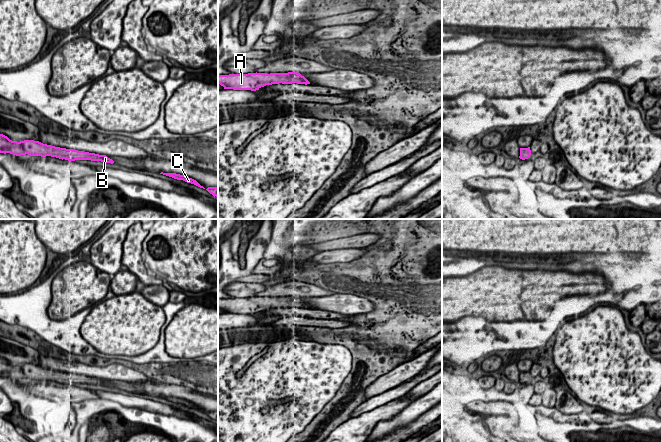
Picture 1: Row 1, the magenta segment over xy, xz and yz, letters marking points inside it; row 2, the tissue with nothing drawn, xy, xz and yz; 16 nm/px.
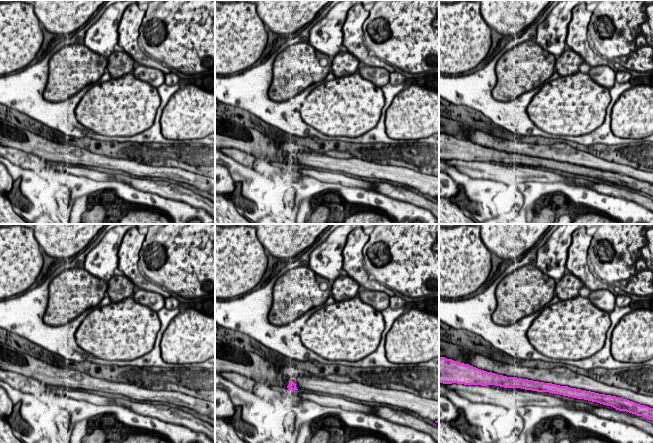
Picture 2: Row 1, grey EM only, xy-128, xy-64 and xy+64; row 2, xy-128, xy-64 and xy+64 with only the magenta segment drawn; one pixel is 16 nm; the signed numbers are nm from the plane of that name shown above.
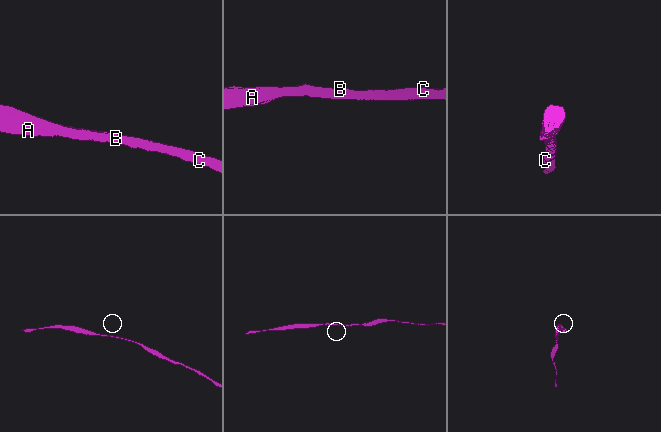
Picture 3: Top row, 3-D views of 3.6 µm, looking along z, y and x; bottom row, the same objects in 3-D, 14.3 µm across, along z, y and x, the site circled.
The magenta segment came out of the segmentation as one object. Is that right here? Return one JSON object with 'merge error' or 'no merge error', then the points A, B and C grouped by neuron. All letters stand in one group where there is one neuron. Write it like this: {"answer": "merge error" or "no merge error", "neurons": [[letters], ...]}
{"answer": "no merge error", "neurons": [["A", "B", "C"]]}

